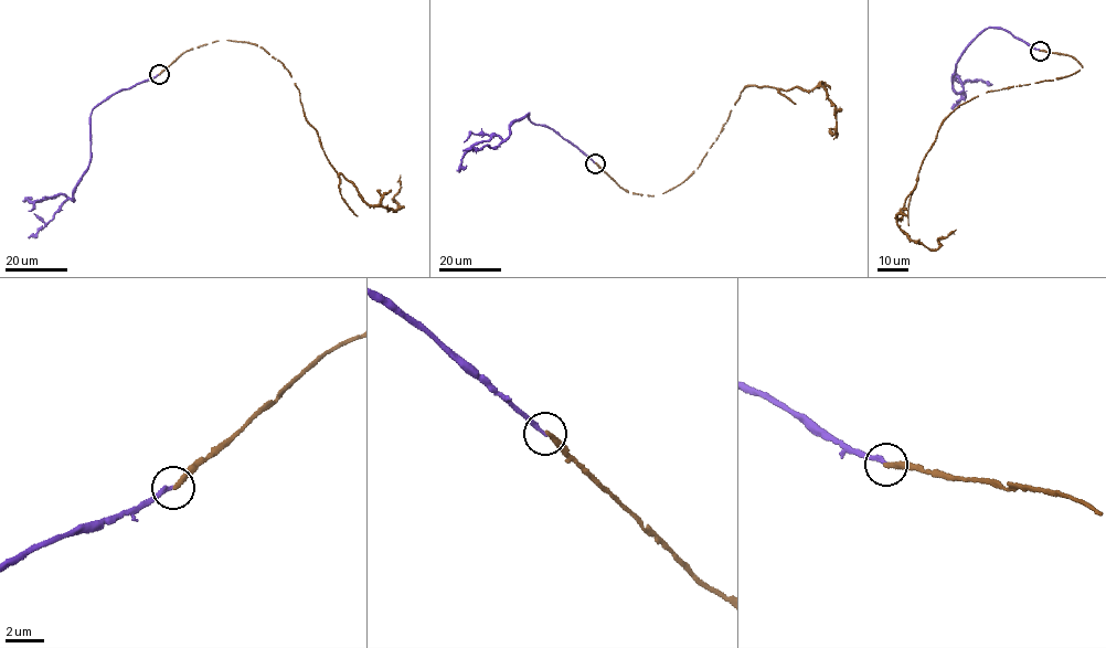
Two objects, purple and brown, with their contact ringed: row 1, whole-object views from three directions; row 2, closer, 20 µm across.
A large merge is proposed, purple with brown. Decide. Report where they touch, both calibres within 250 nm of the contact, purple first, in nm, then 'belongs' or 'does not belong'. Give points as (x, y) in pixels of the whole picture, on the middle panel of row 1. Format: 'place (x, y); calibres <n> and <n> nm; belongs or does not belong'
place (595, 163); calibres 200 and 260 nm; does not belong

